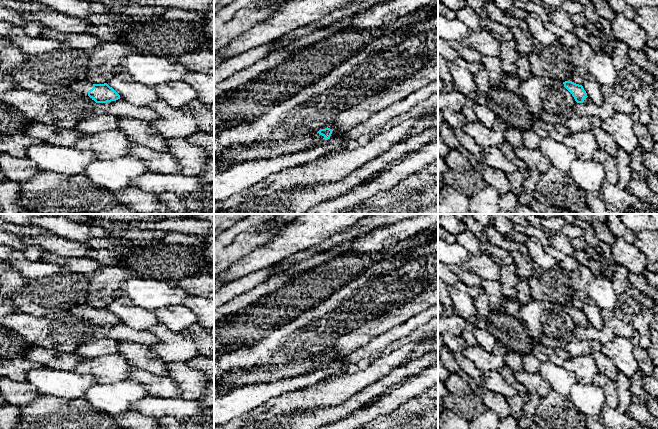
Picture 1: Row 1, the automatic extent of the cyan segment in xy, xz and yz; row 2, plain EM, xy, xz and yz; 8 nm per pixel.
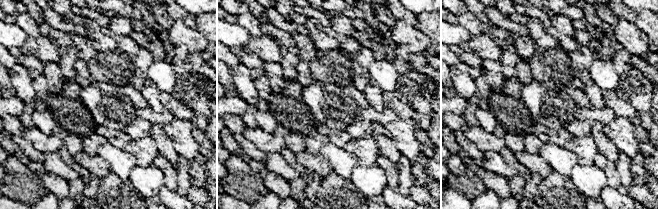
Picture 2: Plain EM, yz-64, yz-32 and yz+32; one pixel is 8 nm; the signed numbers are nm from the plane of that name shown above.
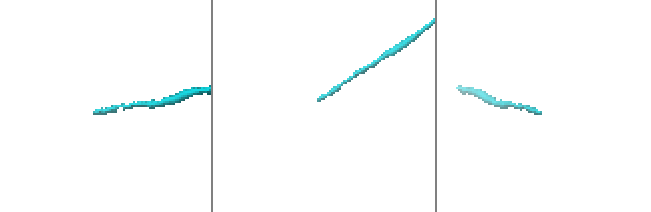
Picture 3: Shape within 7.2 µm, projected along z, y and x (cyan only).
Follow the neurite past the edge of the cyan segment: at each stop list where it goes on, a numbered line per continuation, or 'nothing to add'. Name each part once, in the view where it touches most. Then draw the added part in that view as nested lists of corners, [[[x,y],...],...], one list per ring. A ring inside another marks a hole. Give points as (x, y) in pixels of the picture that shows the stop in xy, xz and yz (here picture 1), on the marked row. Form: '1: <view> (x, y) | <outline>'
1: xy (81, 87) | [[[79,80],[79,81],[75,82],[74,84],[71,84],[68,87],[59,88],[59,89],[55,90],[55,92],[59,93],[62,91],[68,90],[68,91],[78,93],[78,94],[85,96],[85,97],[89,97],[88,91],[92,88],[93,88],[93,83],[87,82],[84,80]]]

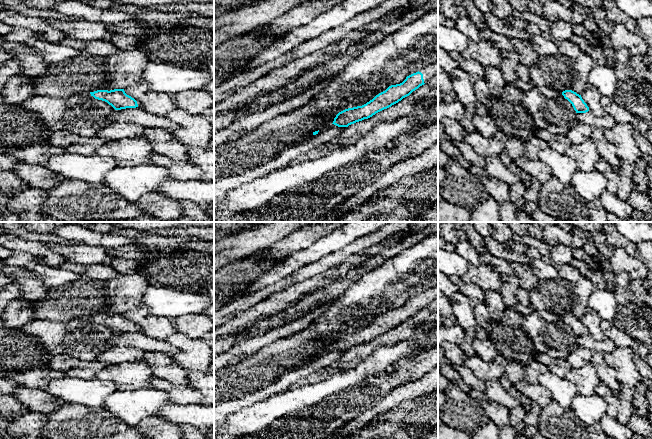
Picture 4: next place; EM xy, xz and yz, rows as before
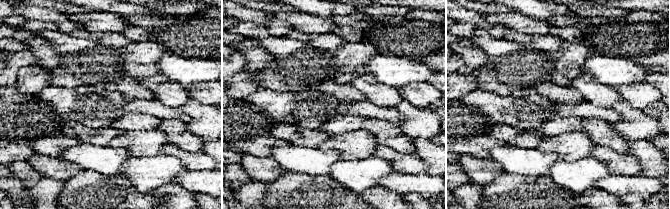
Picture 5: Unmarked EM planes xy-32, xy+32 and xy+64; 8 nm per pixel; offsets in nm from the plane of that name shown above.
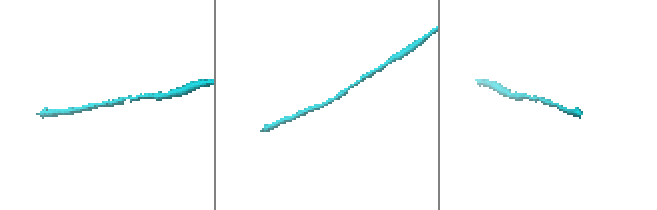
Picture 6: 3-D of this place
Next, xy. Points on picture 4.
nothing to add

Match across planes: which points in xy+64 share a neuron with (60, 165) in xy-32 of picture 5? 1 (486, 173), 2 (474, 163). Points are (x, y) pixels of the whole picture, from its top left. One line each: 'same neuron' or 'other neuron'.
1: same neuron
2: same neuron

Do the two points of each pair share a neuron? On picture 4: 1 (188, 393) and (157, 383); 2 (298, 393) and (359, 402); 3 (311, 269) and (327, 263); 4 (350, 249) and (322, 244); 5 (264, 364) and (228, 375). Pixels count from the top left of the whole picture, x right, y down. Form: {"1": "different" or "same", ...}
{"1": "same", "2": "different", "3": "same", "4": "different", "5": "same"}

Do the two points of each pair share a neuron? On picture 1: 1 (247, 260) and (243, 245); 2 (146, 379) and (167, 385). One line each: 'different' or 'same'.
1: different
2: same

